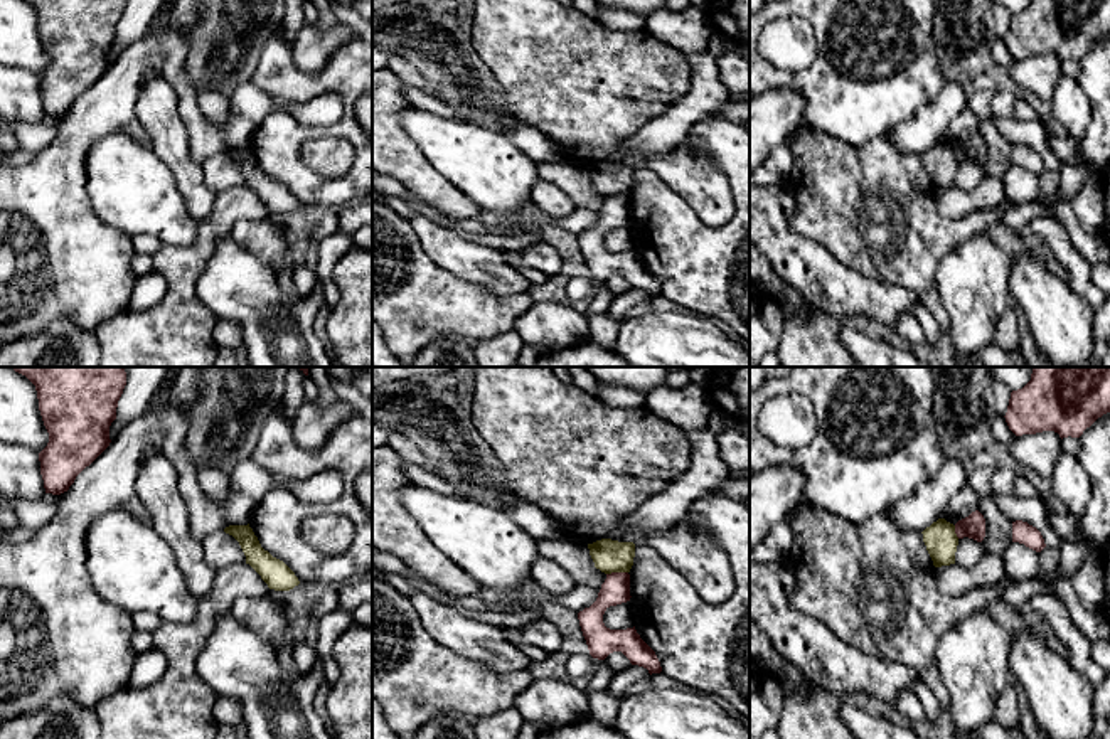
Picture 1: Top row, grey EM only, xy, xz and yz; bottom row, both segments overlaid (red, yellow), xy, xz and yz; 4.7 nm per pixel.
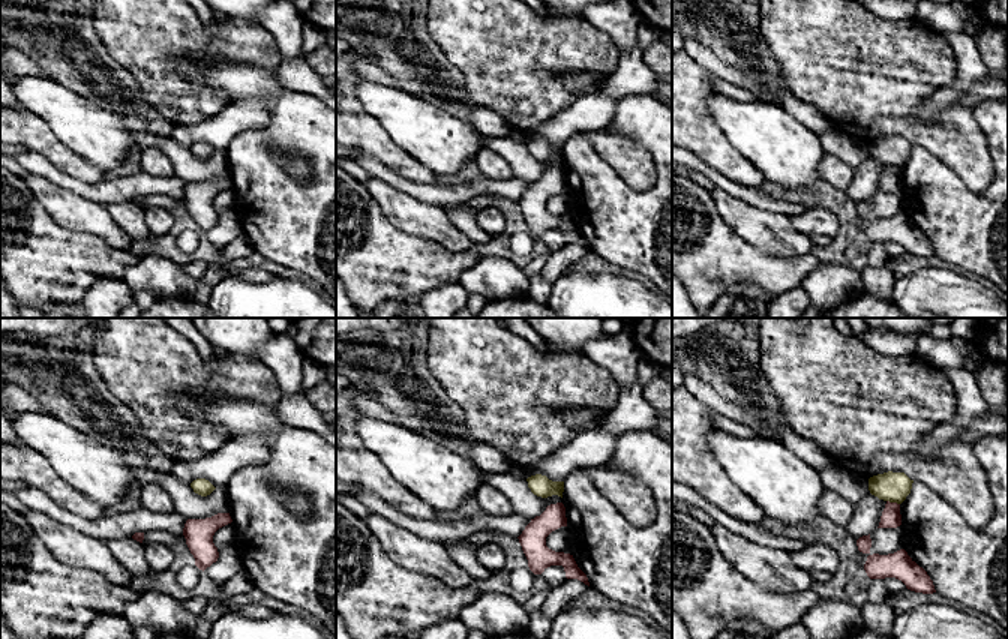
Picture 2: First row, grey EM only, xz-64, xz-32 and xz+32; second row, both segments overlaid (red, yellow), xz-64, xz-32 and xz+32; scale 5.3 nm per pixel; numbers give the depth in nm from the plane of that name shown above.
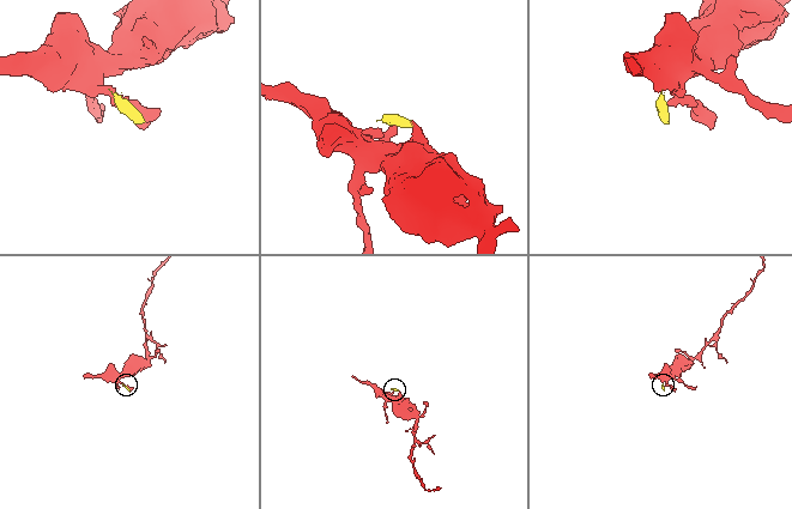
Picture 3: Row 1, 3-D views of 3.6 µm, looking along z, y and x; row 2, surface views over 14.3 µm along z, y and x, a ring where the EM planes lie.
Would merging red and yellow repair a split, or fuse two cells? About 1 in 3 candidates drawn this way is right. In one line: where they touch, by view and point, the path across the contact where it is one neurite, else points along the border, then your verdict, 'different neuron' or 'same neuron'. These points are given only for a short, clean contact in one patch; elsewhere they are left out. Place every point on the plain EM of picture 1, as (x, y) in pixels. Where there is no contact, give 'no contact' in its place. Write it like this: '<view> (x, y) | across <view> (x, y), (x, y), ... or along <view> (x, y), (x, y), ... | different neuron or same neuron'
xz (617, 196) | along xz (627, 194), (607, 197) | different neuron

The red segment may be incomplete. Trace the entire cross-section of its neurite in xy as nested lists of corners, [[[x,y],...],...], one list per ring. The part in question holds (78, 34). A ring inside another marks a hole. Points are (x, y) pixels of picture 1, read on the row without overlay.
[[[27,0],[37,13],[39,34],[49,56],[47,69],[39,76],[40,98],[45,116],[61,118],[69,113],[76,99],[89,89],[111,66],[109,49],[116,42],[118,24],[126,0]]]

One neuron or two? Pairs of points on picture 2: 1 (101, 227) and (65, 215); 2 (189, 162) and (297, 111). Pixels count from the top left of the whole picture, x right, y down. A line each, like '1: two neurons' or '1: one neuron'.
1: one neuron
2: two neurons

